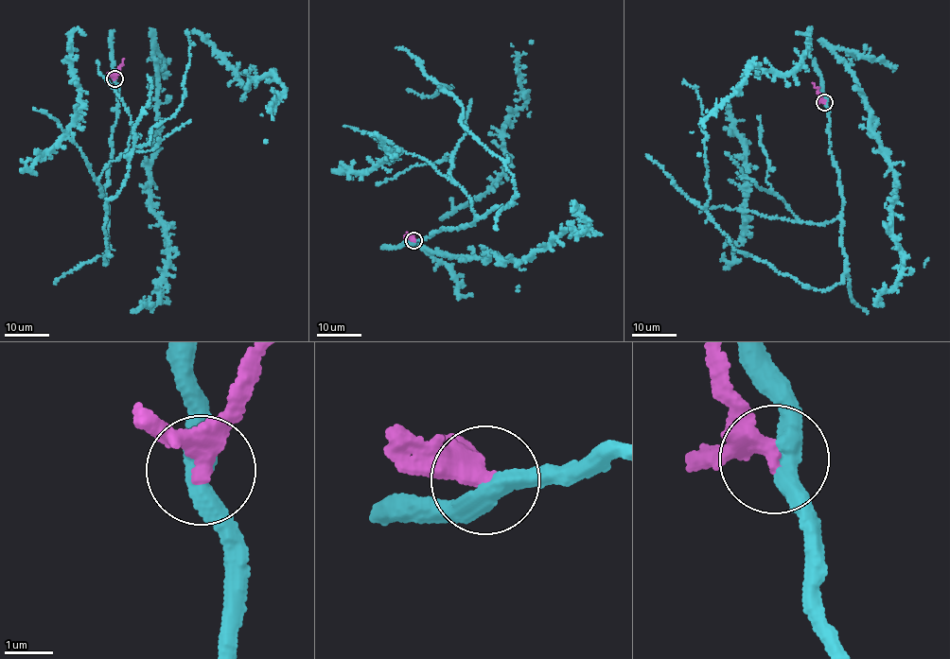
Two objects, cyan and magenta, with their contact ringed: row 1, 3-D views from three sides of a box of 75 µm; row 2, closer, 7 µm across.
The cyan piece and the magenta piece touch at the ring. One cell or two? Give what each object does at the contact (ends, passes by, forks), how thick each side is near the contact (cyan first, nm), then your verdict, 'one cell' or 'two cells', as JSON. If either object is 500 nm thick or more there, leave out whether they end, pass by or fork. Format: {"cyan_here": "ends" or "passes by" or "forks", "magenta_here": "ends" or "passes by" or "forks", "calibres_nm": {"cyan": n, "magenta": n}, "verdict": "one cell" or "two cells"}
{"cyan_here": "passes by", "magenta_here": "passes by", "calibres_nm": {"cyan": 400, "magenta": 280}, "verdict": "two cells"}

